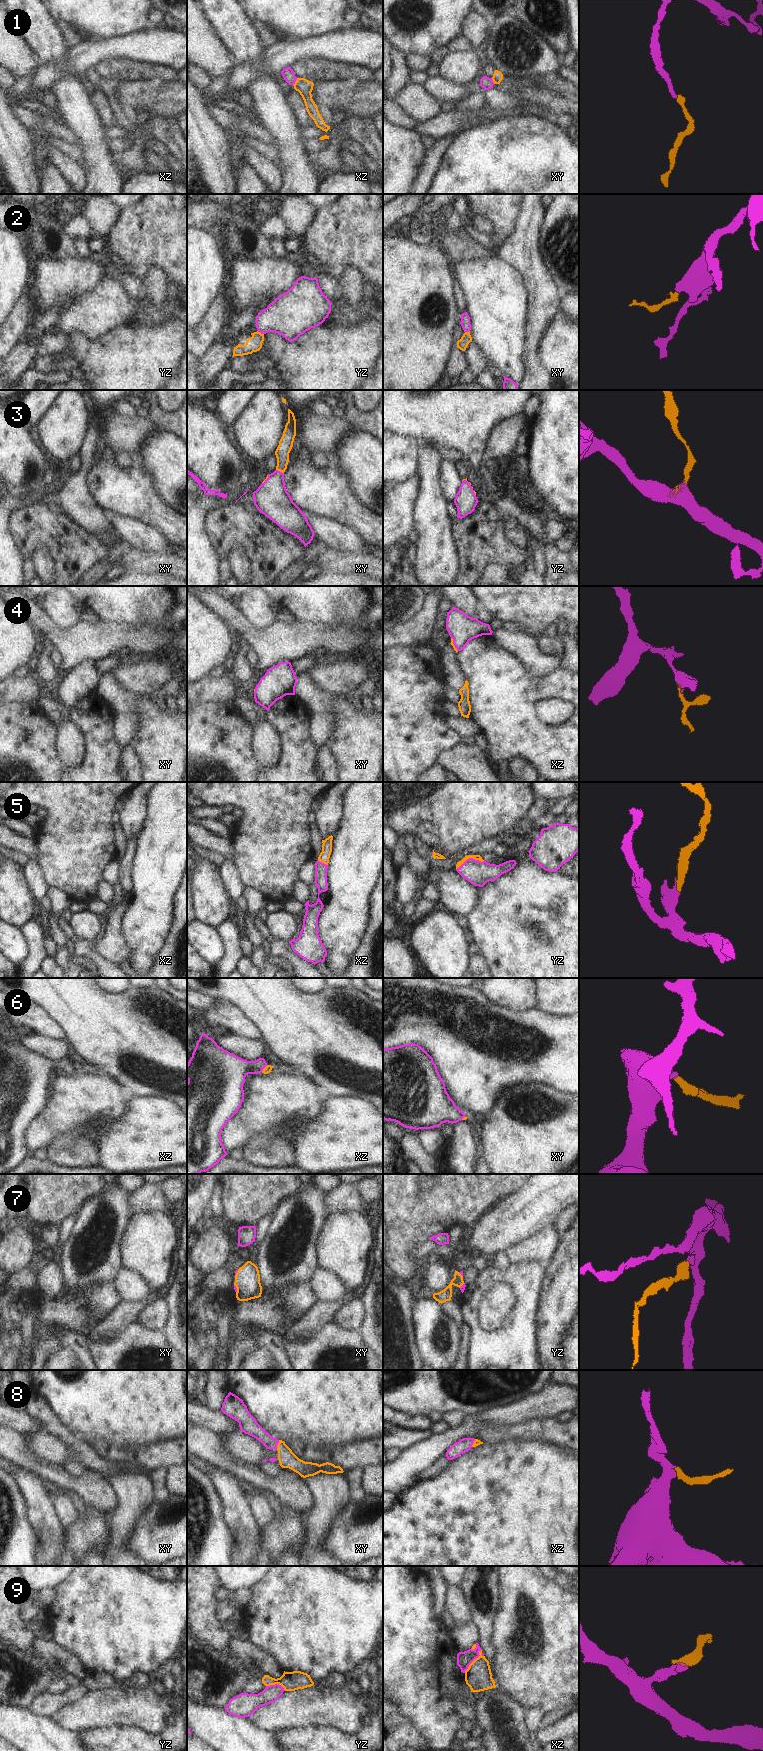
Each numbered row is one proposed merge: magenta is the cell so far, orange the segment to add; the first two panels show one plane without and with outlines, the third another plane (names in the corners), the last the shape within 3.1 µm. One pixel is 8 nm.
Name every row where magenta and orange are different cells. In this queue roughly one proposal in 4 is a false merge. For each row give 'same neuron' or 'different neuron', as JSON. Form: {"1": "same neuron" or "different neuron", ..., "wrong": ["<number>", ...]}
{"1": "same neuron", "2": "same neuron", "3": "same neuron", "4": "same neuron", "5": "same neuron", "6": "same neuron", "7": "same neuron", "8": "same neuron", "9": "different neuron", "wrong": ["9"]}

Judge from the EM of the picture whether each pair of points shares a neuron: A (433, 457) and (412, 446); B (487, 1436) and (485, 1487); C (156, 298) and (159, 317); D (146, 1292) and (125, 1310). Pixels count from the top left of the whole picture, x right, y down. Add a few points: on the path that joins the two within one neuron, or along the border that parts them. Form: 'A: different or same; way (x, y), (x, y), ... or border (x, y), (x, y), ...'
A: different; border (421, 443), (419, 447), (418, 469)
B: different; border (510, 1441), (503, 1445), (483, 1443)
C: different; border (142, 290), (157, 306), (161, 306), (171, 295)
D: different; border (156, 1293), (148, 1299), (136, 1302), (124, 1301)

